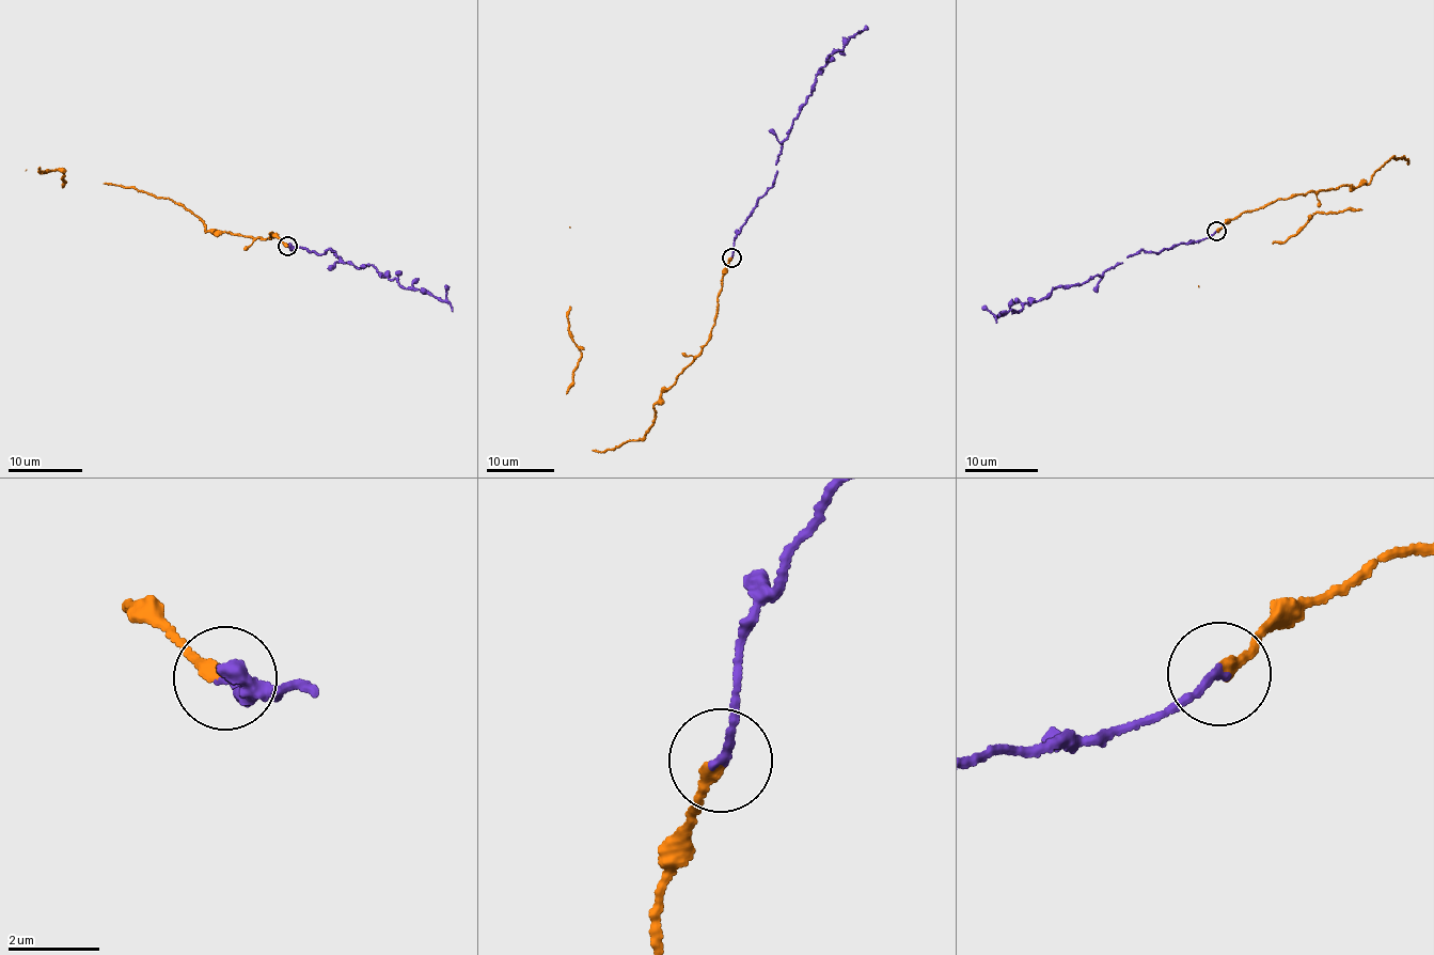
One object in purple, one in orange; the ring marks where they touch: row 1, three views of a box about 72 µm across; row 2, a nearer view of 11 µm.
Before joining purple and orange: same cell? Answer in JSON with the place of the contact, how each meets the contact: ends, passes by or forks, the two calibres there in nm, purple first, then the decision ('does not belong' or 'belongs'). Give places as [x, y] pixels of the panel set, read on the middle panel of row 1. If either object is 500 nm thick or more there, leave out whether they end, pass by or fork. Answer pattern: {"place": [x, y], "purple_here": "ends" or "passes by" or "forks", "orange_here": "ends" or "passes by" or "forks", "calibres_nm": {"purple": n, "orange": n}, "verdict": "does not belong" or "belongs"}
{"place": [731, 257], "purple_here": "ends", "orange_here": "ends", "calibres_nm": {"purple": 170, "orange": 200}, "verdict": "belongs"}

